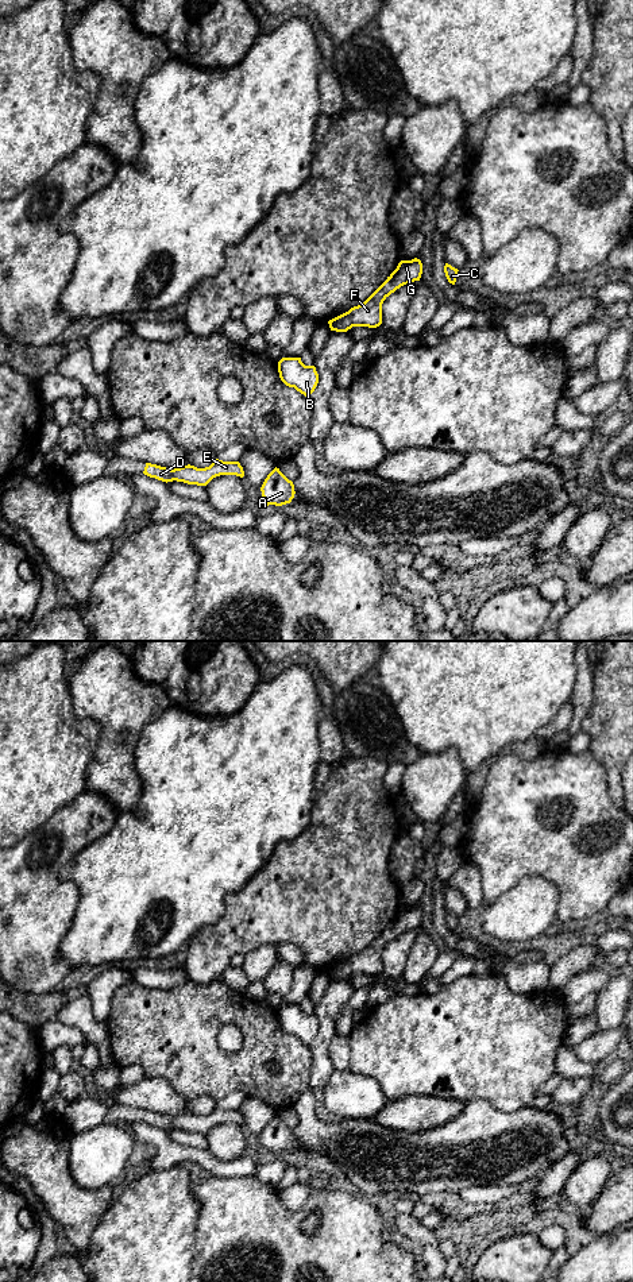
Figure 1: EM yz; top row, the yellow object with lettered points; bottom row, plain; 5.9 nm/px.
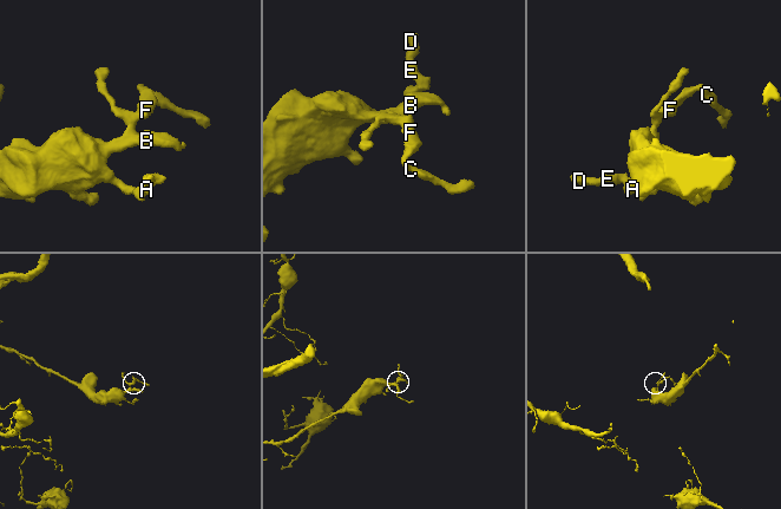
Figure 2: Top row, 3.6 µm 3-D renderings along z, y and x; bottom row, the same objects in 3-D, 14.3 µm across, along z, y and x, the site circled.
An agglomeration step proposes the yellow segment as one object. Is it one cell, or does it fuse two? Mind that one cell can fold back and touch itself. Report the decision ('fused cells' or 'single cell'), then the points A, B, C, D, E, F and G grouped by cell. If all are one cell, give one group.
single cell; A B C D E F G

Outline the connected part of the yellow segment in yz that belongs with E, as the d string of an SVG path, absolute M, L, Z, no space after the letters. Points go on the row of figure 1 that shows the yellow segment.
M216 459L209 467L197 468L194 466L184 466L180 468L166 468L157 464L146 463L144 475L162 482L184 482L188 484L207 486L213 478L220 475L236 475L243 478L244 471L239 462L223 462Z

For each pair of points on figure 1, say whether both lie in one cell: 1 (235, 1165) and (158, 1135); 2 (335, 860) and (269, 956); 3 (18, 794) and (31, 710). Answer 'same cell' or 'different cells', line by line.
1: same cell
2: different cells
3: same cell

